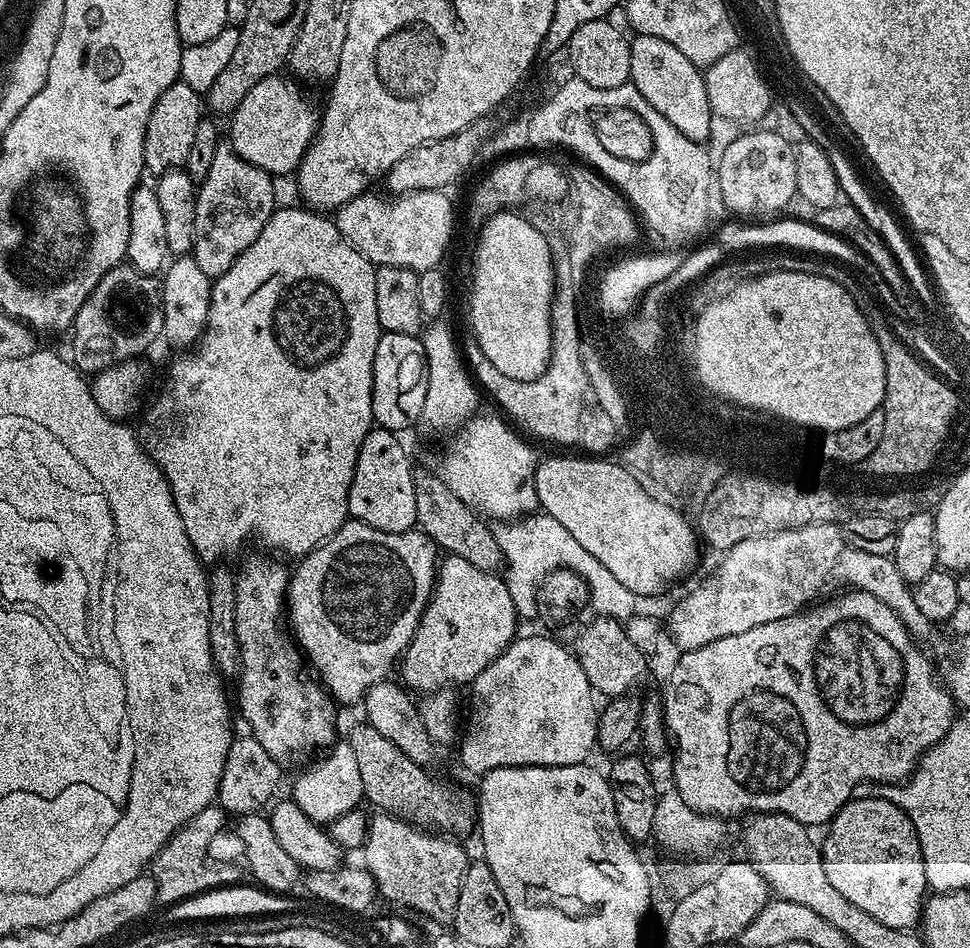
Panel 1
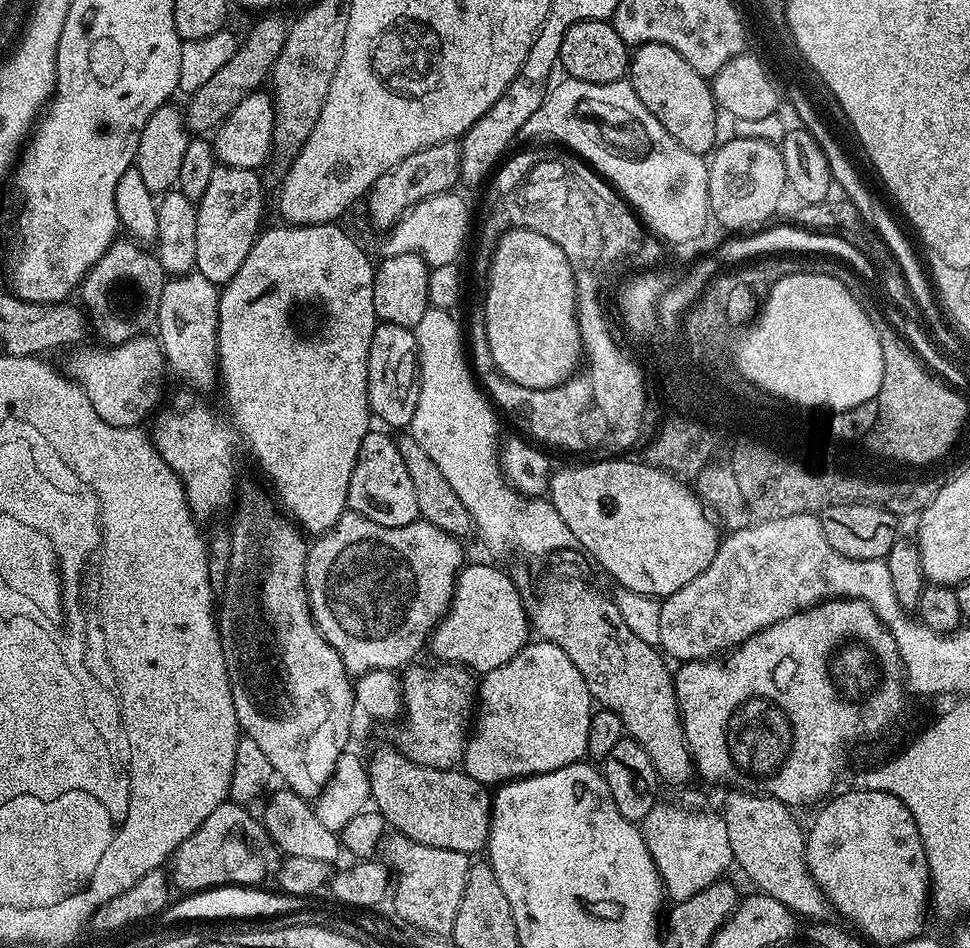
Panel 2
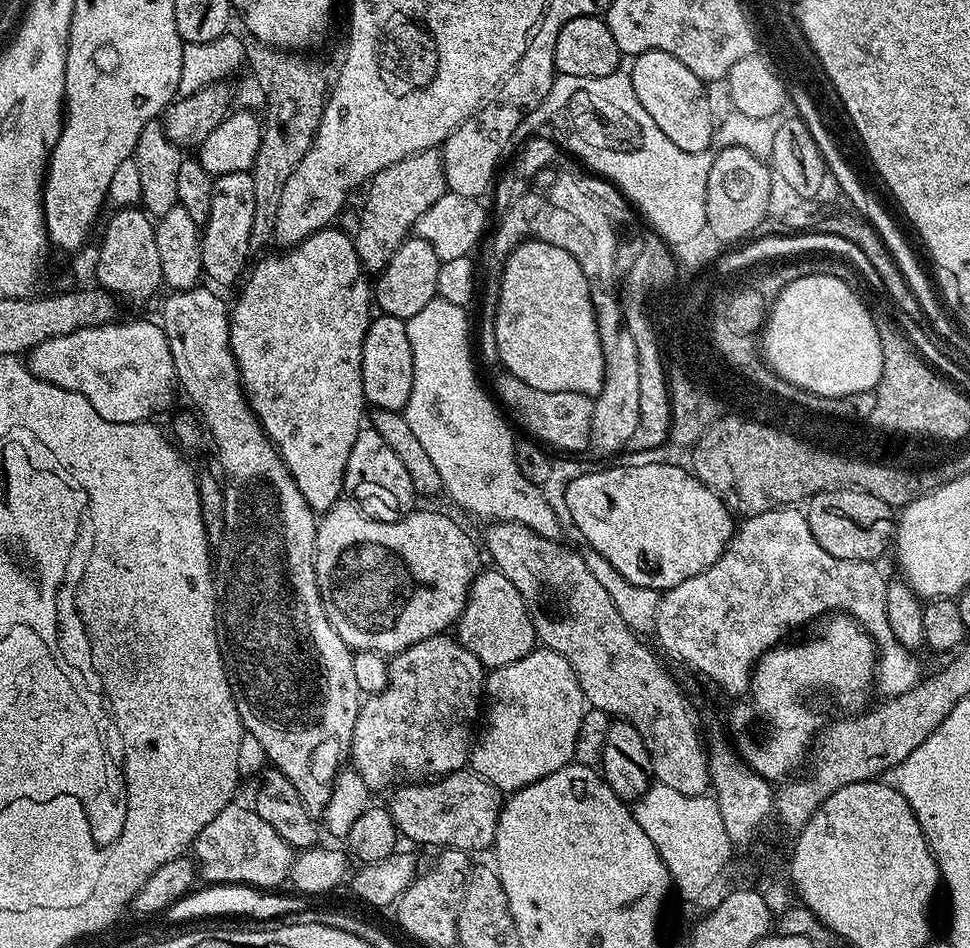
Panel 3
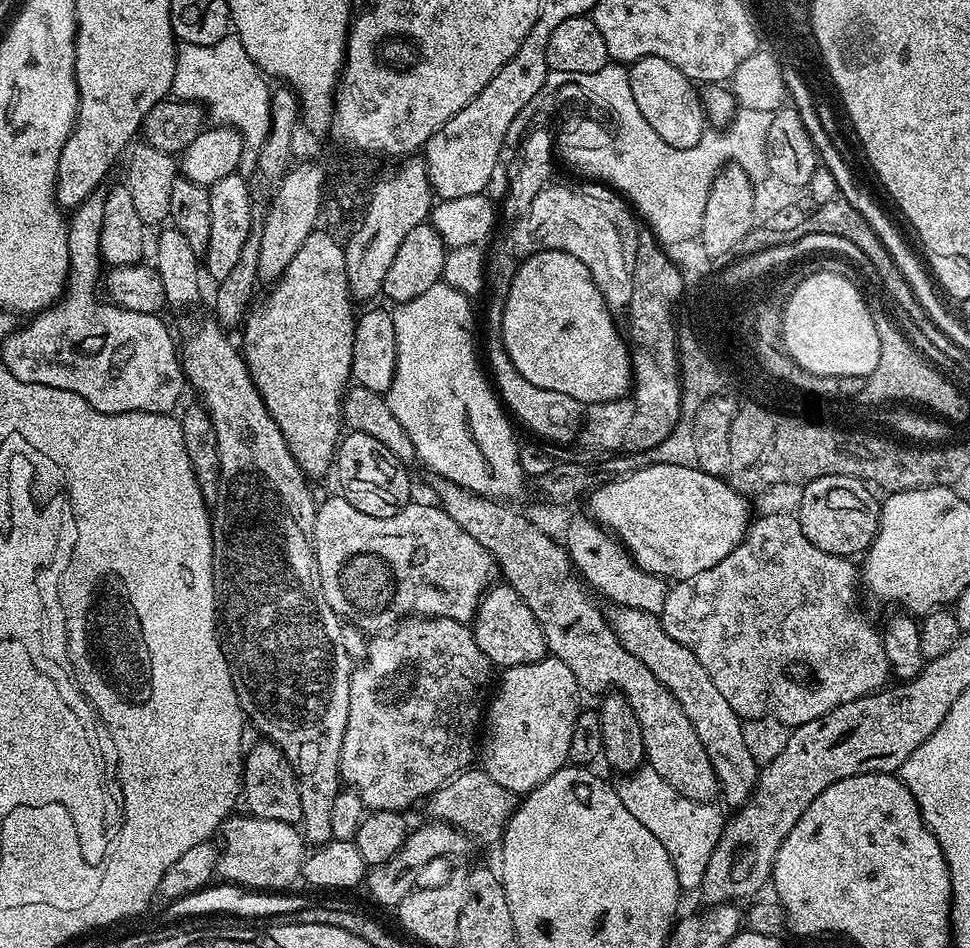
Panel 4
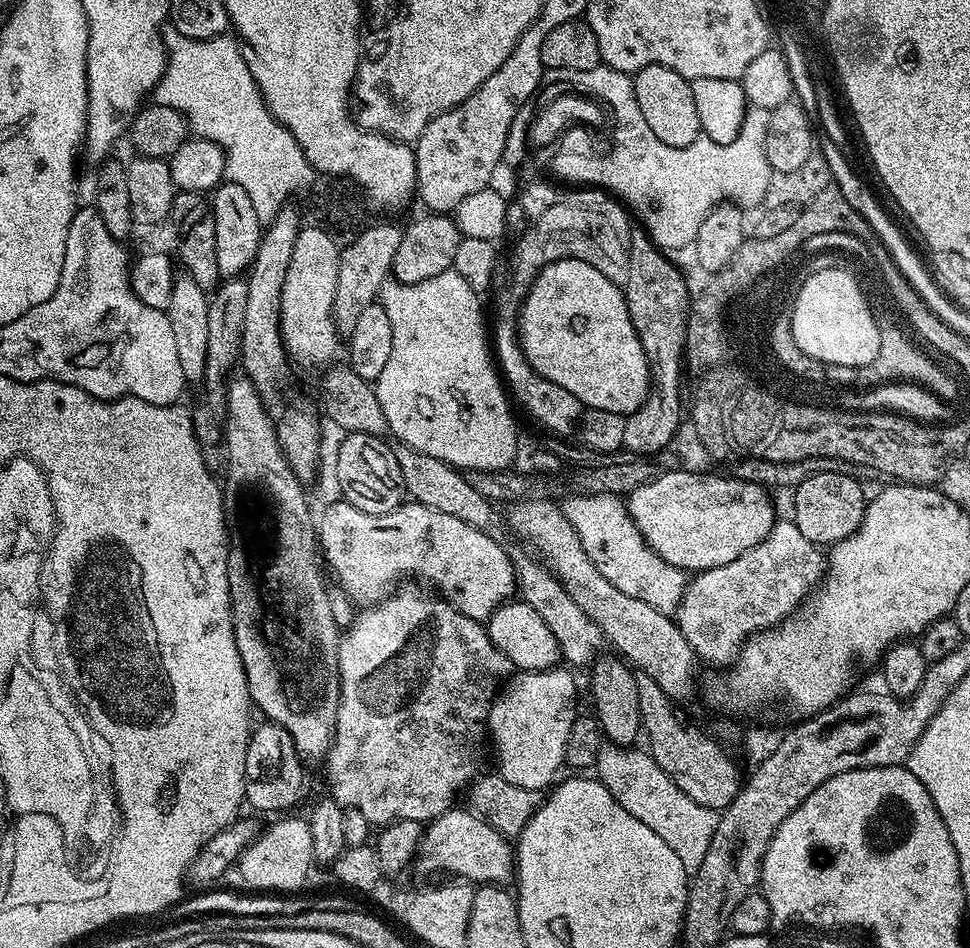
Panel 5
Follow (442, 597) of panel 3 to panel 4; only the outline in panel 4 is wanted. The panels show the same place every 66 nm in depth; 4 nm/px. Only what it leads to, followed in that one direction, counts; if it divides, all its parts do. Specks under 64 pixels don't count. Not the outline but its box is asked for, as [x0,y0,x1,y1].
[314,494,494,634]

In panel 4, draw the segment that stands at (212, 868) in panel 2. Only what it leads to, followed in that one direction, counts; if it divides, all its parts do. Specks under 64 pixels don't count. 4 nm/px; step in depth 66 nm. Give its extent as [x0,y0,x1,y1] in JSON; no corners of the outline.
[219,814,306,890]

